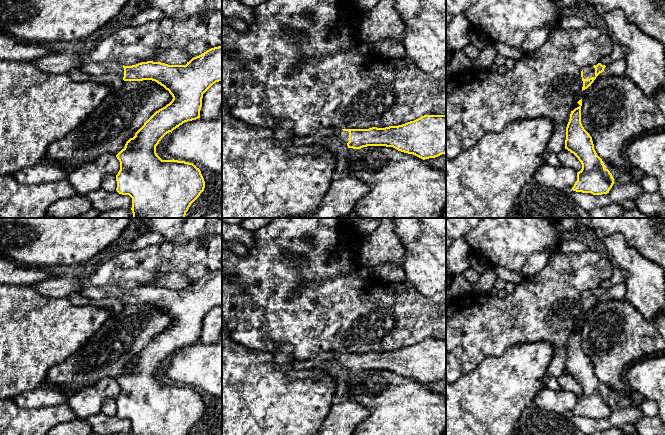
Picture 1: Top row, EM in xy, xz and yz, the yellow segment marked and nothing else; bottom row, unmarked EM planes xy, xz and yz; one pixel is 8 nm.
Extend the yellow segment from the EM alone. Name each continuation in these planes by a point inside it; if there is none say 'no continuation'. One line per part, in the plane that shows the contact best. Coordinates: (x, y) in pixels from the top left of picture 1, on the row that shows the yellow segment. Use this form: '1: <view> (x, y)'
1: yz (588, 72)

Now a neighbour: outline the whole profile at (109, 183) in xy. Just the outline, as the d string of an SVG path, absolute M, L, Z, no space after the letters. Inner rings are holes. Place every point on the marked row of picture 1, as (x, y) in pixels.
M112 174L106 175L102 181L101 189L105 191L116 191L116 188L117 188L116 176Z

